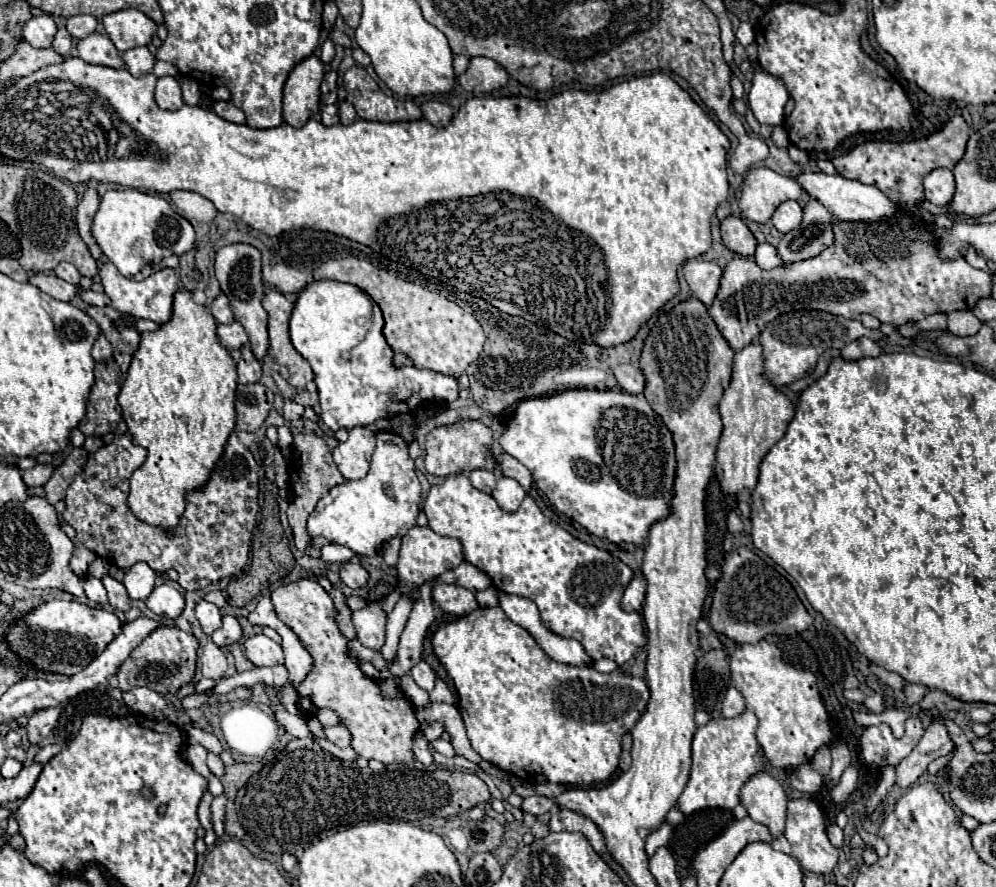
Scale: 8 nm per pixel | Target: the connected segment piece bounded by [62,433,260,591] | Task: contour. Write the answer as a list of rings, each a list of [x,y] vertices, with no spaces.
[[[128,433],[114,437],[110,445],[88,455],[82,475],[66,491],[66,509],[62,513],[62,519],[76,529],[78,541],[120,569],[128,569],[136,561],[148,563],[156,573],[176,569],[180,575],[178,583],[186,591],[198,591],[222,577],[240,575],[248,563],[252,529],[258,515],[260,465],[248,447],[238,441],[236,433],[230,435],[206,487],[188,495],[186,511],[174,537],[142,523],[128,509],[128,479],[142,463],[144,449],[134,445]]]

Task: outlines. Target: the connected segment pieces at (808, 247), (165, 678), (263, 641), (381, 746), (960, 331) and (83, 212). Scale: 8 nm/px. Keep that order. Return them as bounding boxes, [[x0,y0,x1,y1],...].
[[778,199,838,263],[116,625,198,695],[244,635,284,667],[272,579,418,763],[947,309,980,335],[76,187,102,261]]

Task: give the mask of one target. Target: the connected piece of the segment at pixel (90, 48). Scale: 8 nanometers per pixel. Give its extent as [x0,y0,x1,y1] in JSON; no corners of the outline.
[78,33,124,69]

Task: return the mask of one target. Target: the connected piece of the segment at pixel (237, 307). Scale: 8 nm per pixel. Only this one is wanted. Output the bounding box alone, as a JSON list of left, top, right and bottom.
[216,245,268,361]

